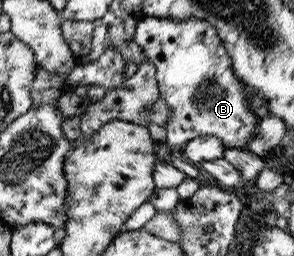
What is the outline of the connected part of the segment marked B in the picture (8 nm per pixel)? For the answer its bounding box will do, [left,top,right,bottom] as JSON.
[133,16,260,151]

